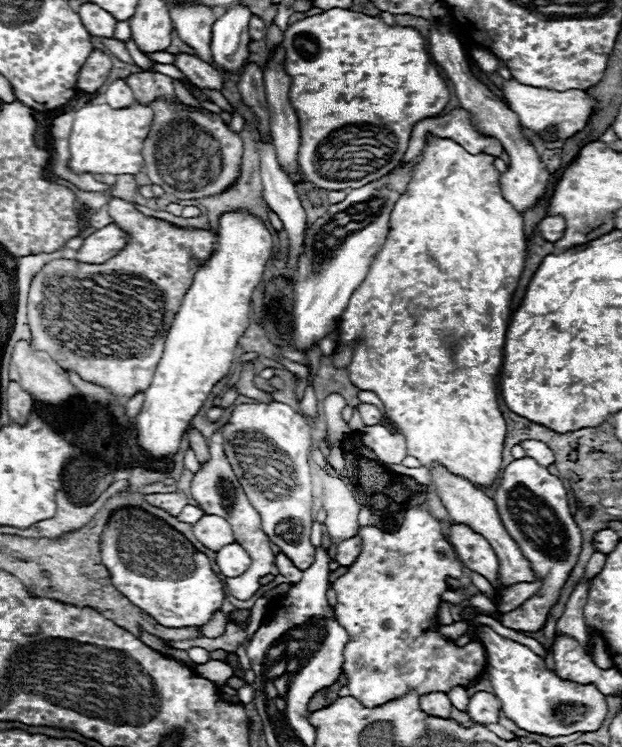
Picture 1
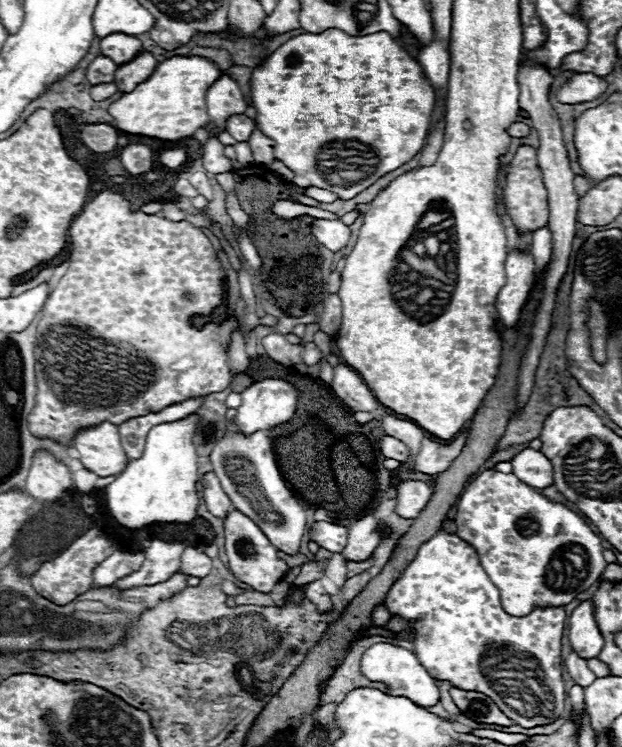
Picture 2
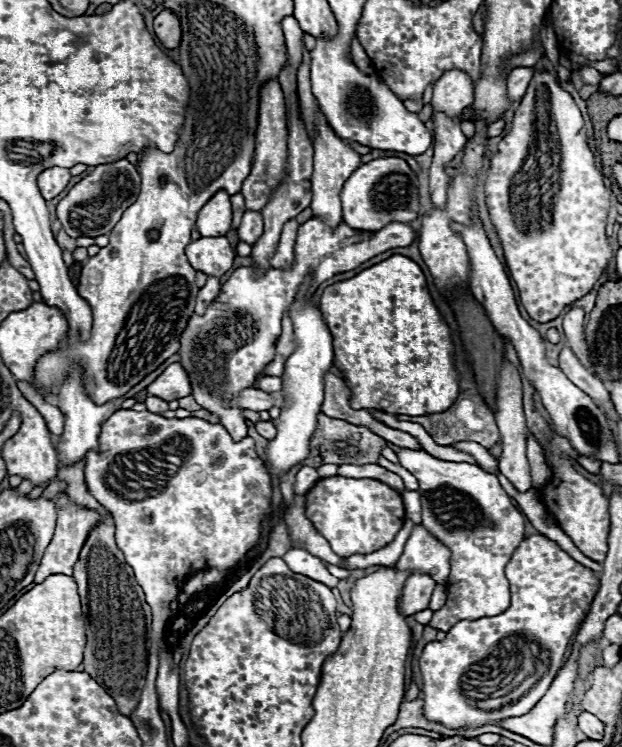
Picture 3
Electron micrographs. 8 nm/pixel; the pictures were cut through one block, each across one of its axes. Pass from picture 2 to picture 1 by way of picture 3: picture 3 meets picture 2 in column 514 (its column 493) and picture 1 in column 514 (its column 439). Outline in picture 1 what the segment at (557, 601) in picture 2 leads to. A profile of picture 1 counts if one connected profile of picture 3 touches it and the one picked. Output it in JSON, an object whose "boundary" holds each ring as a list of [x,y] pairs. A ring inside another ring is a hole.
{"boundary":[[[528,456],[512,460],[504,468],[500,488],[494,492],[494,502],[508,534],[518,542],[526,558],[530,558],[532,568],[542,582],[542,588],[530,600],[526,600],[520,608],[502,614],[498,620],[502,626],[518,632],[538,632],[542,630],[546,614],[556,604],[558,592],[578,560],[582,546],[580,528],[570,514],[568,494],[562,482]]]}

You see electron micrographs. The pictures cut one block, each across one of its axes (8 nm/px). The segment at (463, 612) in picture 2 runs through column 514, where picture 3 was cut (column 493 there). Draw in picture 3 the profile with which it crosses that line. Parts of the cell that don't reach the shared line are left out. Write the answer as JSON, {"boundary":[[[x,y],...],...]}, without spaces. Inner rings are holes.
{"boundary":[[[540,534],[526,538],[518,546],[506,566],[506,576],[512,592],[512,604],[506,612],[458,622],[442,642],[426,644],[420,656],[426,720],[462,730],[524,716],[550,688],[564,650],[598,592],[594,572]],[[502,696],[514,696],[516,700],[498,710],[482,710],[474,704]]]}

